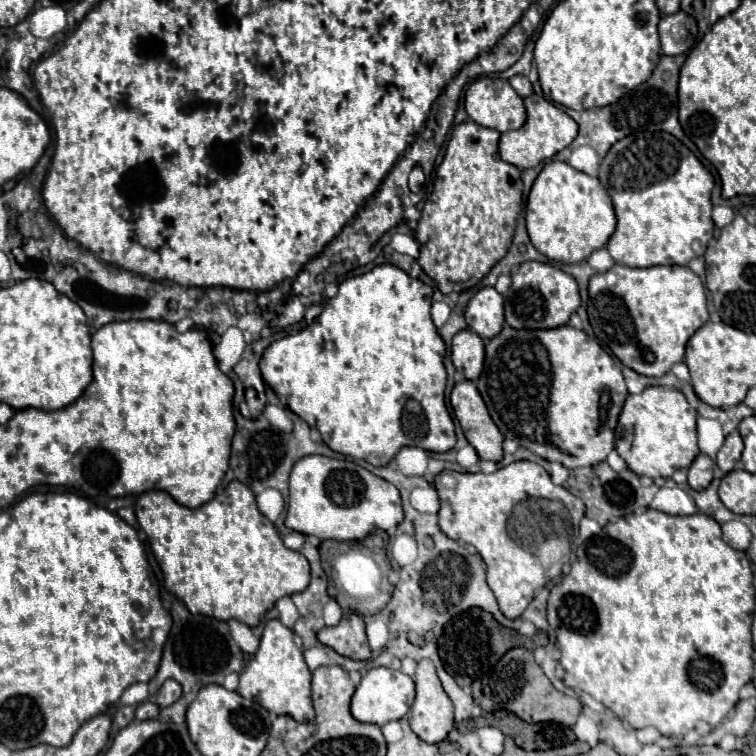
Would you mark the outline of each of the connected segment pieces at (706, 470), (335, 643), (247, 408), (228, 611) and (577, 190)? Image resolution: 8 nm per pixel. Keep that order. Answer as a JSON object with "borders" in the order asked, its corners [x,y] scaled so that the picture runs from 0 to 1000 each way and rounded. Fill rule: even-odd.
{"borders":[[[[923,601],[915,616],[910,619],[910,640],[918,648],[929,648],[939,643],[942,632],[944,632],[944,608],[934,601]]],[[[460,810],[444,828],[426,831],[421,836],[421,847],[429,854],[437,854],[447,865],[460,868],[466,873],[489,870],[489,854],[481,836],[481,820],[471,810]]],[[[328,513],[324,517],[324,529],[316,536],[316,544],[325,553],[339,553],[347,548],[349,537],[352,534],[341,526],[339,516]]],[[[304,638],[294,653],[257,675],[235,667],[214,648],[185,653],[177,675],[183,693],[193,704],[201,730],[217,757],[220,780],[233,786],[254,812],[283,815],[286,820],[296,823],[310,817],[325,828],[341,828],[344,815],[349,815],[373,788],[402,783],[410,772],[407,741],[397,730],[373,720],[362,693],[344,680],[333,648],[320,638]]],[[[730,212],[712,230],[696,270],[698,312],[712,333],[741,349],[772,347],[786,331],[799,328],[815,302],[810,265],[786,233],[759,225],[749,214]]]]}

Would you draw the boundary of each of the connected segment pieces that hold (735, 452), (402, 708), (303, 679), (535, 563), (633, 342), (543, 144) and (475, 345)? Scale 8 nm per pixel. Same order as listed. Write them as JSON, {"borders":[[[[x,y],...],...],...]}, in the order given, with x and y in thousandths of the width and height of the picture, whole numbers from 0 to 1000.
{"borders":[[[[968,571],[966,577],[960,577],[960,585],[952,593],[952,598],[947,603],[947,614],[955,624],[963,627],[963,624],[971,622],[979,603],[981,603],[981,579],[979,579],[976,571]]],[[[492,884],[479,894],[479,902],[474,905],[466,921],[466,947],[476,955],[500,958],[505,966],[511,958],[529,955],[540,944],[548,921],[550,913],[548,913],[548,899],[542,894],[521,884]]],[[[357,820],[349,831],[344,857],[336,870],[317,889],[315,918],[347,931],[354,942],[381,944],[394,955],[413,955],[415,937],[410,923],[413,889],[402,876],[399,860],[389,852],[389,836],[378,831],[370,820]]],[[[677,611],[667,619],[659,619],[653,627],[608,627],[608,624],[593,624],[598,630],[598,643],[590,643],[582,638],[582,627],[574,635],[574,643],[582,656],[582,701],[601,714],[614,714],[624,720],[635,735],[640,738],[646,749],[646,775],[651,778],[659,802],[664,812],[675,820],[690,815],[696,802],[704,796],[706,783],[720,778],[722,770],[743,759],[741,743],[746,730],[754,728],[754,714],[759,712],[759,701],[770,683],[772,683],[772,667],[767,659],[757,656],[749,646],[735,643],[728,635],[728,627],[706,614],[706,611]]],[[[815,349],[799,362],[786,362],[778,378],[778,418],[788,447],[799,460],[807,460],[817,476],[836,487],[839,492],[860,500],[873,500],[894,479],[905,476],[907,452],[913,444],[937,426],[934,389],[929,370],[910,352],[860,352],[860,354],[833,354]]],[[[709,124],[693,130],[693,140],[698,148],[696,164],[683,175],[667,175],[661,180],[661,209],[685,222],[706,222],[714,214],[730,209],[735,201],[754,193],[757,185],[765,180],[765,164],[743,143]]],[[[624,437],[606,439],[598,450],[598,479],[619,503],[632,503],[640,481],[640,450]]]]}

